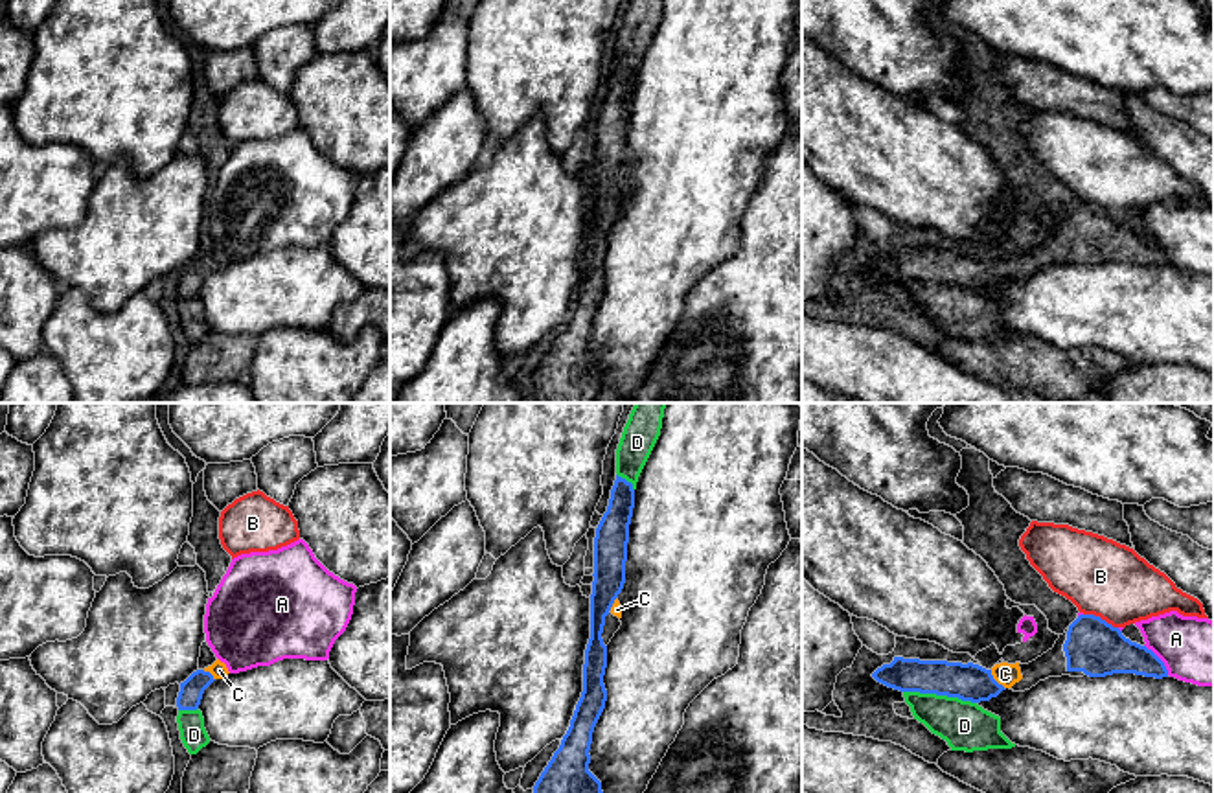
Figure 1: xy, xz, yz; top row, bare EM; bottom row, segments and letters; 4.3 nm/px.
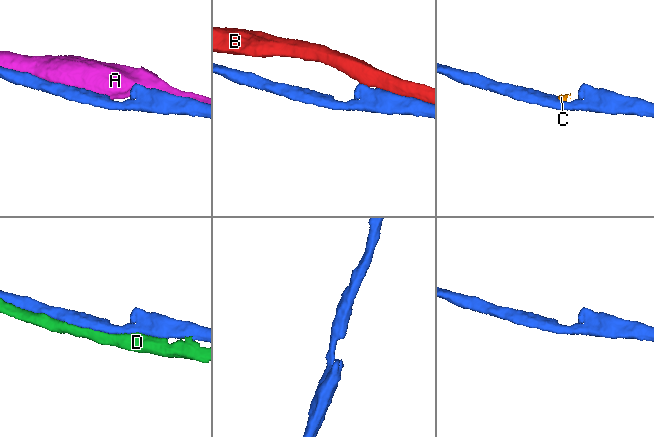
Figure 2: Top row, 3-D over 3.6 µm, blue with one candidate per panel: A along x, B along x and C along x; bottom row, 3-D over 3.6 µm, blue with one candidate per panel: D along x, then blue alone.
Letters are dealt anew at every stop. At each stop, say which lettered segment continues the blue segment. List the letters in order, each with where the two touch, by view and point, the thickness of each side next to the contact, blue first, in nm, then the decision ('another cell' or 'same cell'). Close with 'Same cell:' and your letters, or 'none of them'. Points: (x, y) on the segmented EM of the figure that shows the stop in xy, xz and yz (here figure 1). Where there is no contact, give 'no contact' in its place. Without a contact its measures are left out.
A: meets blue in yz at (1159, 659); 220 nm thick on the blue side, 280 nm on the other; another cell
B: meets blue in yz at (1099, 617); 240 nm thick on the blue side, 340 nm on the other; another cell
C: meets blue in yz at (994, 679); 160 nm thick on the blue side, 100 nm on the other; same cell
D: meets blue in yz at (940, 694); 160 nm thick on the blue side, 220 nm on the other; another cell
Same cell: C

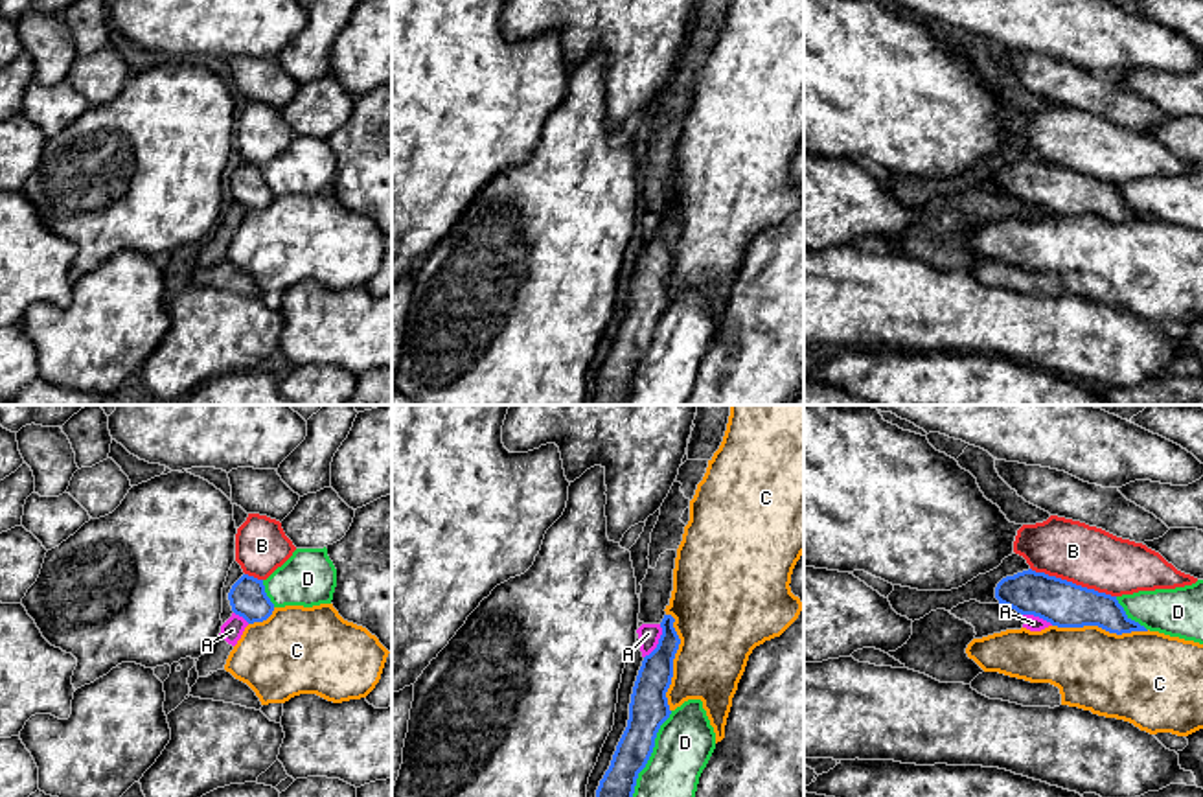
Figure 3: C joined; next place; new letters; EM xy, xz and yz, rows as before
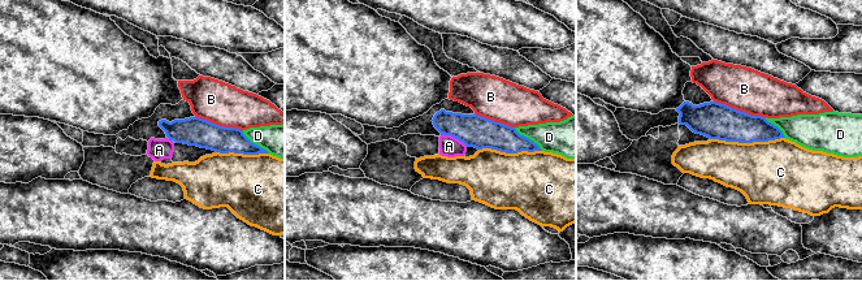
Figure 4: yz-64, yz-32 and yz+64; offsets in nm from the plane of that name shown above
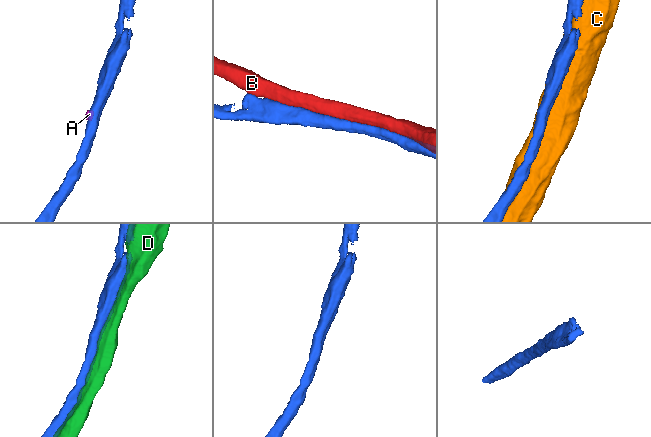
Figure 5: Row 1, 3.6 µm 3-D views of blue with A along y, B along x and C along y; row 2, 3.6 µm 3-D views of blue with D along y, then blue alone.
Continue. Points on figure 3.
A: meets blue in xz at (659, 641); 150 nm thick on the blue side, 90 nm on the other; another cell
B: meets blue in yz at (1071, 582); 200 nm thick on the blue side, 260 nm on the other; another cell
C: meets blue in xz at (672, 661); 170 nm thick on the blue side, 340 nm on the other; another cell
D: meets blue in xz at (652, 751); 170 nm thick on the blue side, 260 nm on the other; another cell
Same cell: none of them

